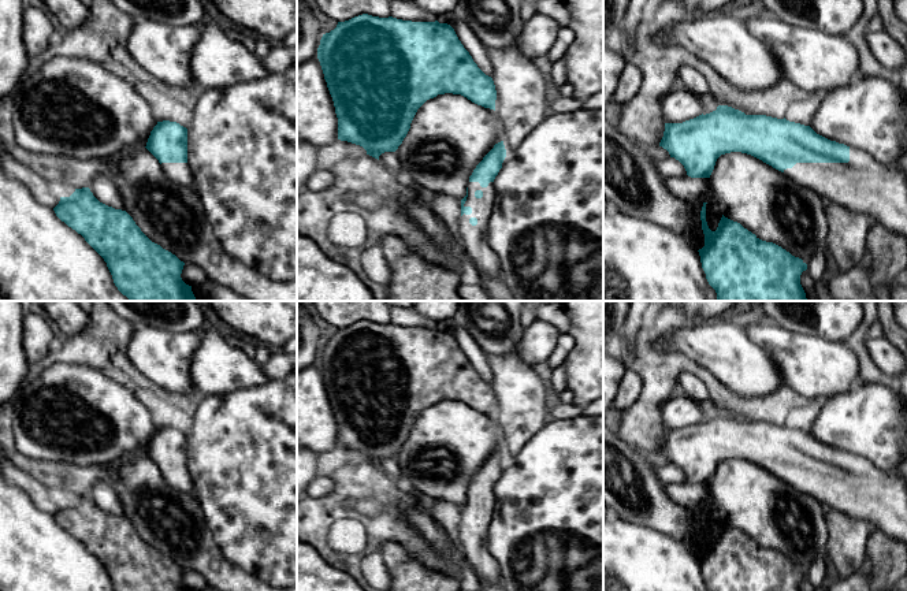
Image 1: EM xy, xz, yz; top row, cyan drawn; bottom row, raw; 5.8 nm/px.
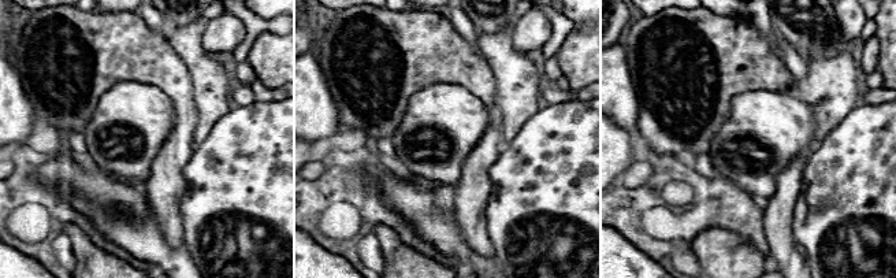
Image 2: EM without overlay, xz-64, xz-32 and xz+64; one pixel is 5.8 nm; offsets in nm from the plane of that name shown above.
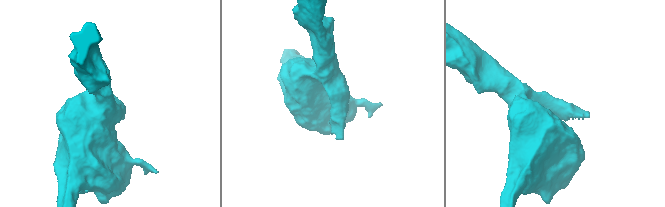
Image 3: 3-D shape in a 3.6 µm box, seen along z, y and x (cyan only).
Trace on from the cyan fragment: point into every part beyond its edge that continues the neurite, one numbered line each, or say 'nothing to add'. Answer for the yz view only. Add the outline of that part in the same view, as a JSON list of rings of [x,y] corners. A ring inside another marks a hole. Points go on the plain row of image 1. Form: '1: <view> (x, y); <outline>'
1: yz (863, 491); [[[850,454],[848,469],[796,469],[783,480],[814,497],[822,506],[863,520],[870,529],[881,529],[907,544],[907,484],[895,471],[882,471],[869,460]]]

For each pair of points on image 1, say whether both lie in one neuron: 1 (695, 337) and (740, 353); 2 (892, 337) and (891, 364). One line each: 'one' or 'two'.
1: one
2: two

